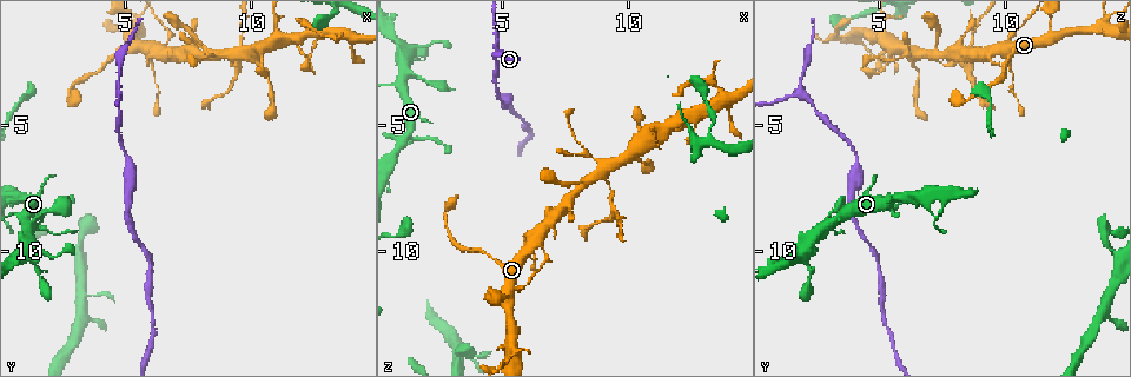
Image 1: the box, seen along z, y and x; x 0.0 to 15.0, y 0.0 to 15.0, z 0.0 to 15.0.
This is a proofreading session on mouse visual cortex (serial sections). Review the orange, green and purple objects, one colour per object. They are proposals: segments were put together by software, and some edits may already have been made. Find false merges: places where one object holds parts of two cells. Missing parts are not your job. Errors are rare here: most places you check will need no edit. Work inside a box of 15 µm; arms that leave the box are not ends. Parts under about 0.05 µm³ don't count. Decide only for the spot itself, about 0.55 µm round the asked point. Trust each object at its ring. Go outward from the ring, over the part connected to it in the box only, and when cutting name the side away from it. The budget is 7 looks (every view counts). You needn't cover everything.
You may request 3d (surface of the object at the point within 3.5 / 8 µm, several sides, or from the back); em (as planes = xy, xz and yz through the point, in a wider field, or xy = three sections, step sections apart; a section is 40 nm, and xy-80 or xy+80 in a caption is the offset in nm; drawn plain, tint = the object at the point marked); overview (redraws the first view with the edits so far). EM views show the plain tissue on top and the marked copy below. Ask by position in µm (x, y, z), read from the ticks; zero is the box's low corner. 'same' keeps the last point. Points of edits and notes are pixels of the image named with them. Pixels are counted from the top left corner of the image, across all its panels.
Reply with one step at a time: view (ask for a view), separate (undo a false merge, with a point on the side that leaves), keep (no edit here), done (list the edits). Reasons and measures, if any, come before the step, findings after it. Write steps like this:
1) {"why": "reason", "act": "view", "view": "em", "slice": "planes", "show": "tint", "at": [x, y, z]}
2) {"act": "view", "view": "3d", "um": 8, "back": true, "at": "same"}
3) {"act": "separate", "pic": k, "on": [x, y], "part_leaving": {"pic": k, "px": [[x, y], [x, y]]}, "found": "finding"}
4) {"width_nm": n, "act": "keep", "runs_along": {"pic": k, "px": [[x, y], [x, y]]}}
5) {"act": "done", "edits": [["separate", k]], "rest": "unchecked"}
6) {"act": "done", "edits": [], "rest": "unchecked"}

{"why": "calibre changes", "act": "view", "view": "3d", "um": 3.5, "at": [1.4, 10.8, 2.3]}

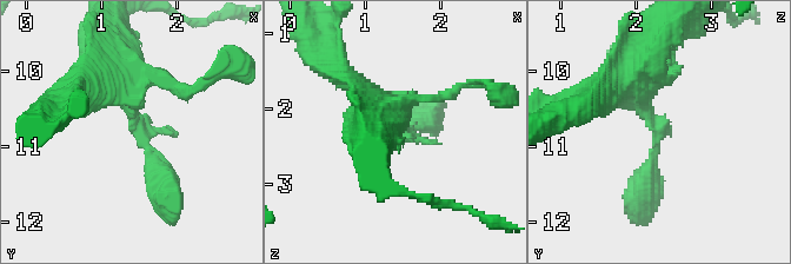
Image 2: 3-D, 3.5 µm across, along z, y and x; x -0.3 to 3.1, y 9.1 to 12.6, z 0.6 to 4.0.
{"act": "view", "view": "em", "slice": "xy", "step": 2, "show": "tint", "at": [1.50, 10.70, 2.25]}

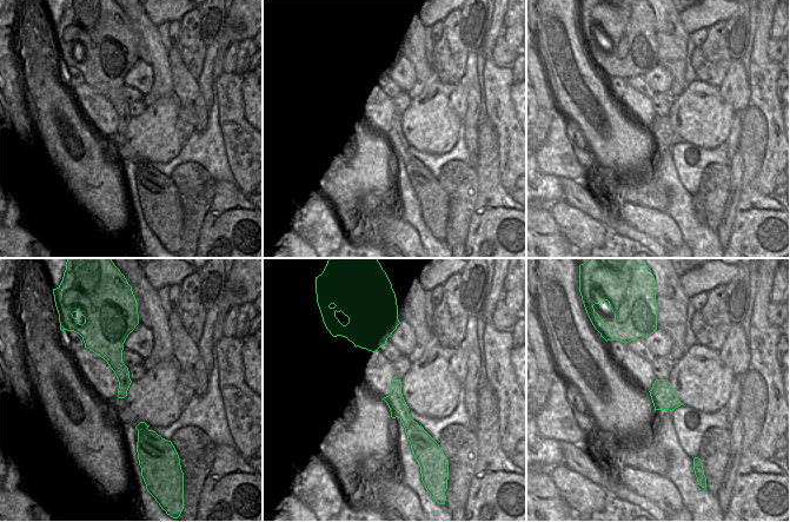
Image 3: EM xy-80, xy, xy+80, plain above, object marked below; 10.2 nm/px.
{"width_nm": 180, "act": "keep", "runs_along": {"pic": 2, "px": [[111, 58], [168, 195]]}, "found": "continuous, no second cell"}

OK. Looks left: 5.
{"why": "four or more arms meet", "act": "view", "view": "3d", "um": 8, "at": [6.2, 1.9, 9.7]}

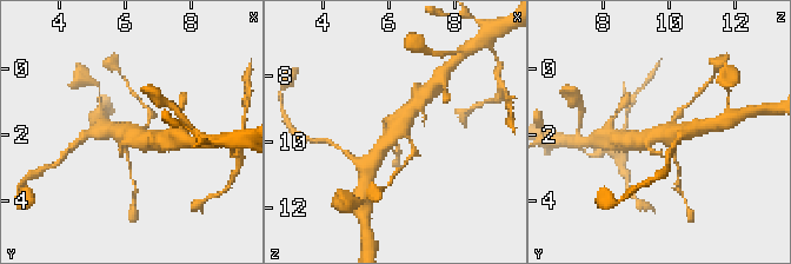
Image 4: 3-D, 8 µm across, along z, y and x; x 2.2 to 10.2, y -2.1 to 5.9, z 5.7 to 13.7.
{"why": "now the EM", "act": "view", "view": "em", "slice": "xy", "step": 2, "show": "tint", "at": [6.2, 2.0, 9.7]}

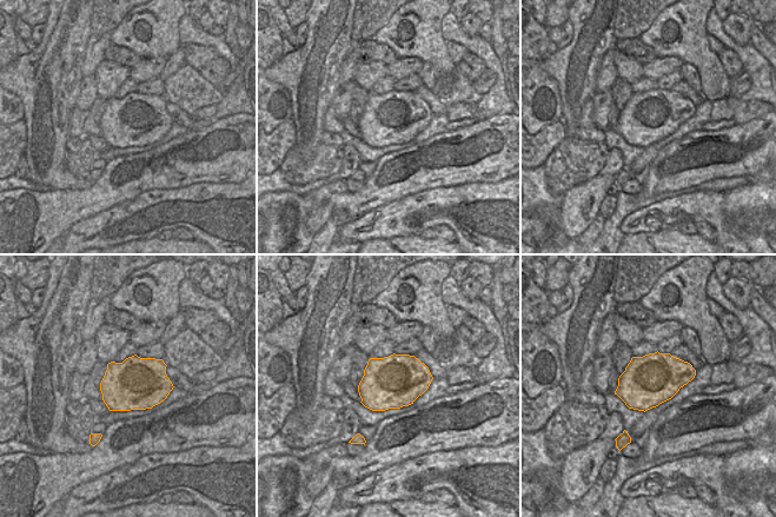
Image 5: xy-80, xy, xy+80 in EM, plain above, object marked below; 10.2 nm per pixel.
{"act": "keep", "found": "all the same cell"}

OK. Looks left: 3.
{"why": "a narrow waist", "act": "view", "view": "3d", "um": 3.5, "back": true, "at": [9.2, 2.4, 7.5]}

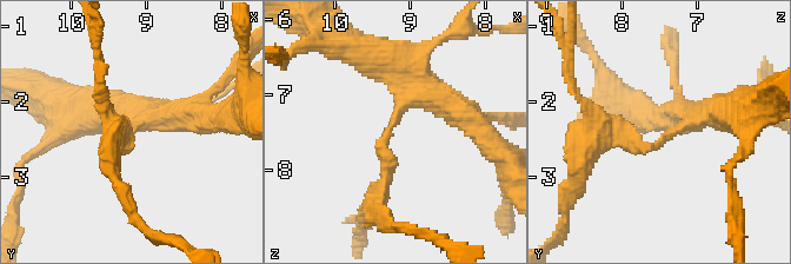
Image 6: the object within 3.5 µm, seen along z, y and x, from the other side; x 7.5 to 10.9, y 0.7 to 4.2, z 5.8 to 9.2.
{"arm_widths_nm": [200, 350], "act": "view", "view": "em", "slice": "xy", "step": 1, "show": "tint", "at": [9.30, 2.50, 7.50]}

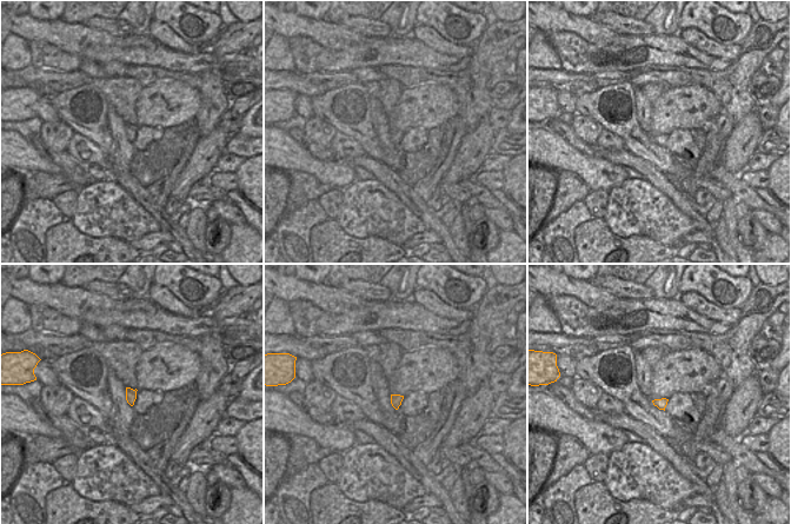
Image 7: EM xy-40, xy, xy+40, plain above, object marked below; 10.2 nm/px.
{"act": "separate", "pic": 6, "on": [385, 176], "part_leaving": {"pic": 6, "px": [[385, 138], [378, 216]]}, "found": "a second cell is stuck on"}

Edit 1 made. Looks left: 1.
{"act": "done", "edits": [["separate", 6]], "rest": "unchecked"}

